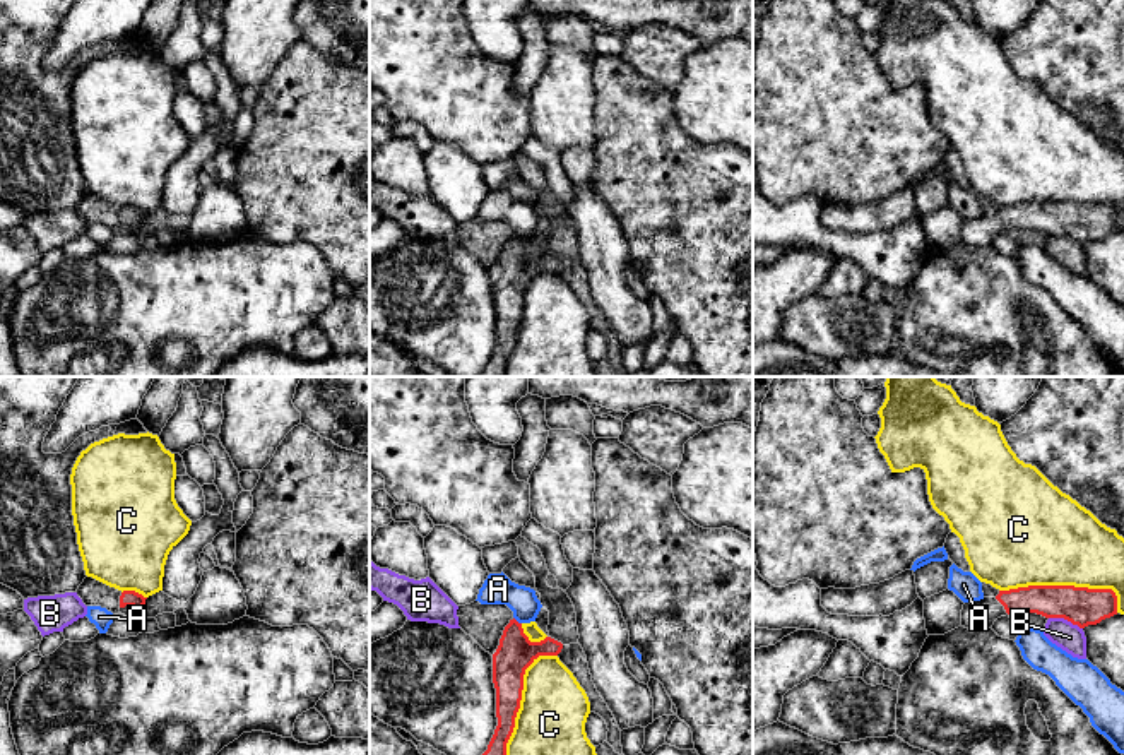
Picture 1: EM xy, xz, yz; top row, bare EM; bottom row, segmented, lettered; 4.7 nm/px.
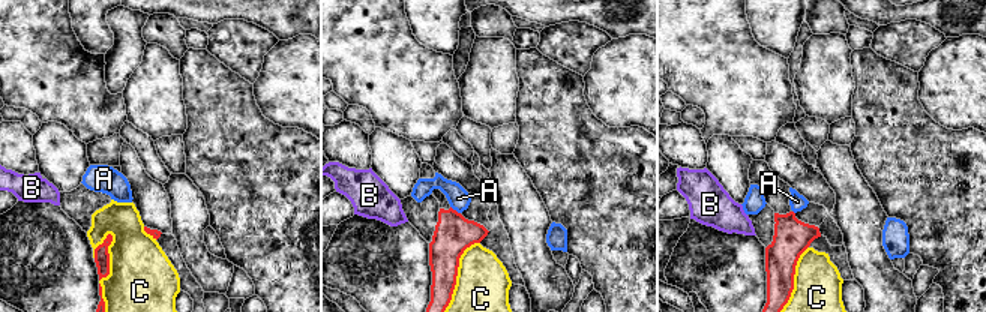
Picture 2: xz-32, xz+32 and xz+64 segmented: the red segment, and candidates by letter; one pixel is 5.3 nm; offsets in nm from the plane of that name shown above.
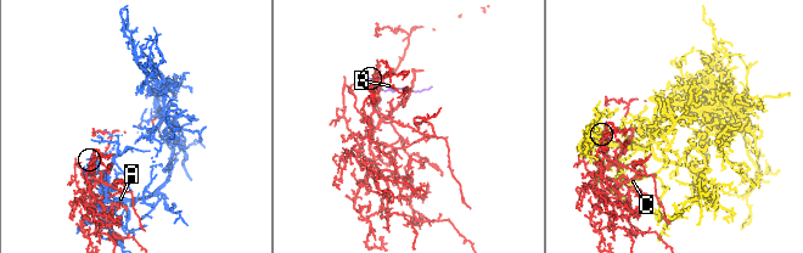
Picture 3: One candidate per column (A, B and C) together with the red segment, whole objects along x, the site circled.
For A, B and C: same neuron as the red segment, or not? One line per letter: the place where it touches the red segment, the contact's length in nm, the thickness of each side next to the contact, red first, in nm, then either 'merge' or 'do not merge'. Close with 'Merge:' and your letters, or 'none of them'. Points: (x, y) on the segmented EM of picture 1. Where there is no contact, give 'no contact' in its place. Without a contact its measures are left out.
A: xz (515, 620) | 50 nm | 180/140 nm | do not merge
B: yz (1066, 618) | 170 nm | 180/130 nm | do not merge
C: yz (1066, 586) | 550 nm | 180/440 nm | do not merge
Merge: none of them

